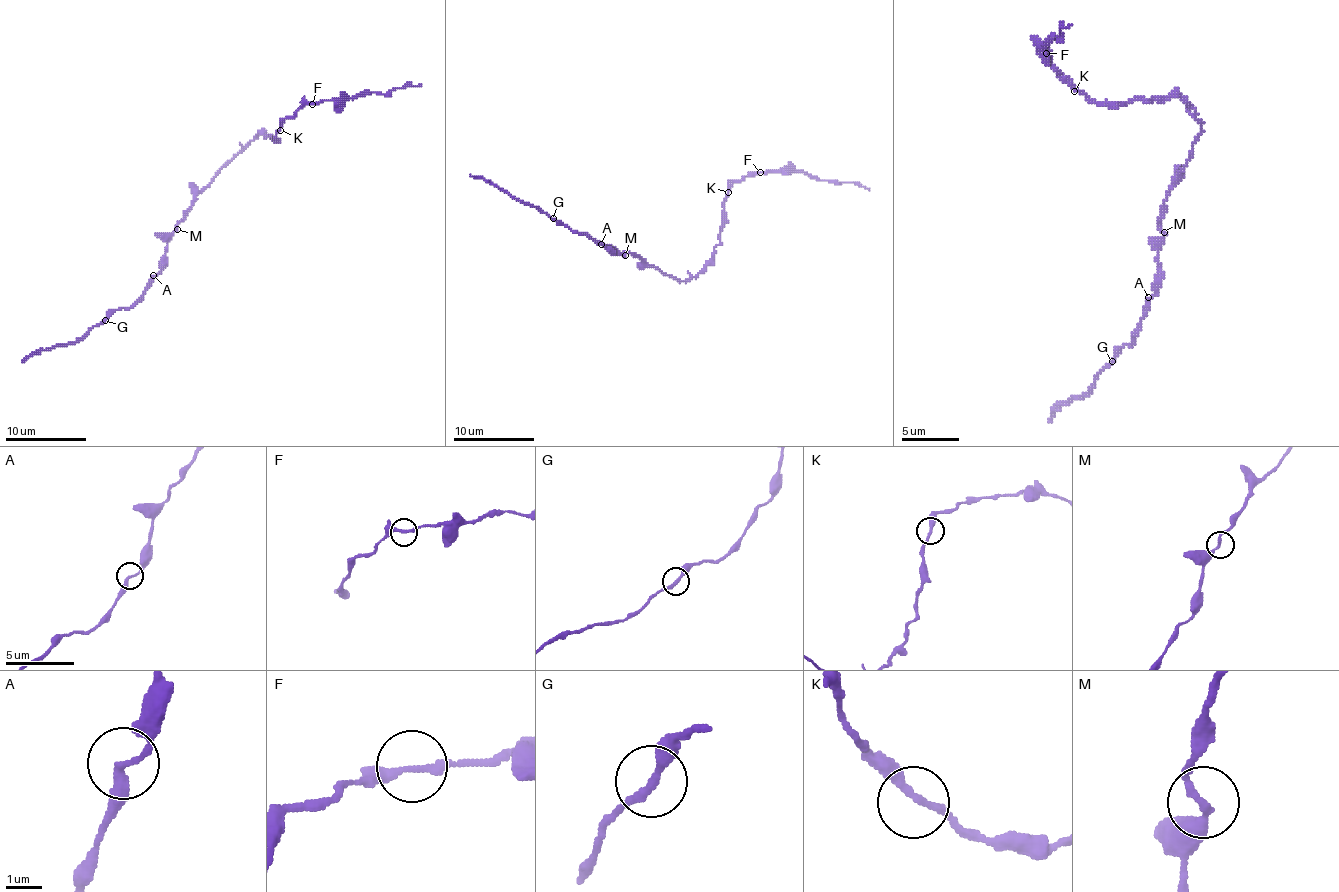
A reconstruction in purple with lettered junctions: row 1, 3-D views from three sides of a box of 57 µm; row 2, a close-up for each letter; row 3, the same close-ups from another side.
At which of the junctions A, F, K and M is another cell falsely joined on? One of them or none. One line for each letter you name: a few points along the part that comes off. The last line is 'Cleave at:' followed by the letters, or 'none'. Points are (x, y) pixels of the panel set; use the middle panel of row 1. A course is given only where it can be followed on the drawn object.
Cleave at: none

